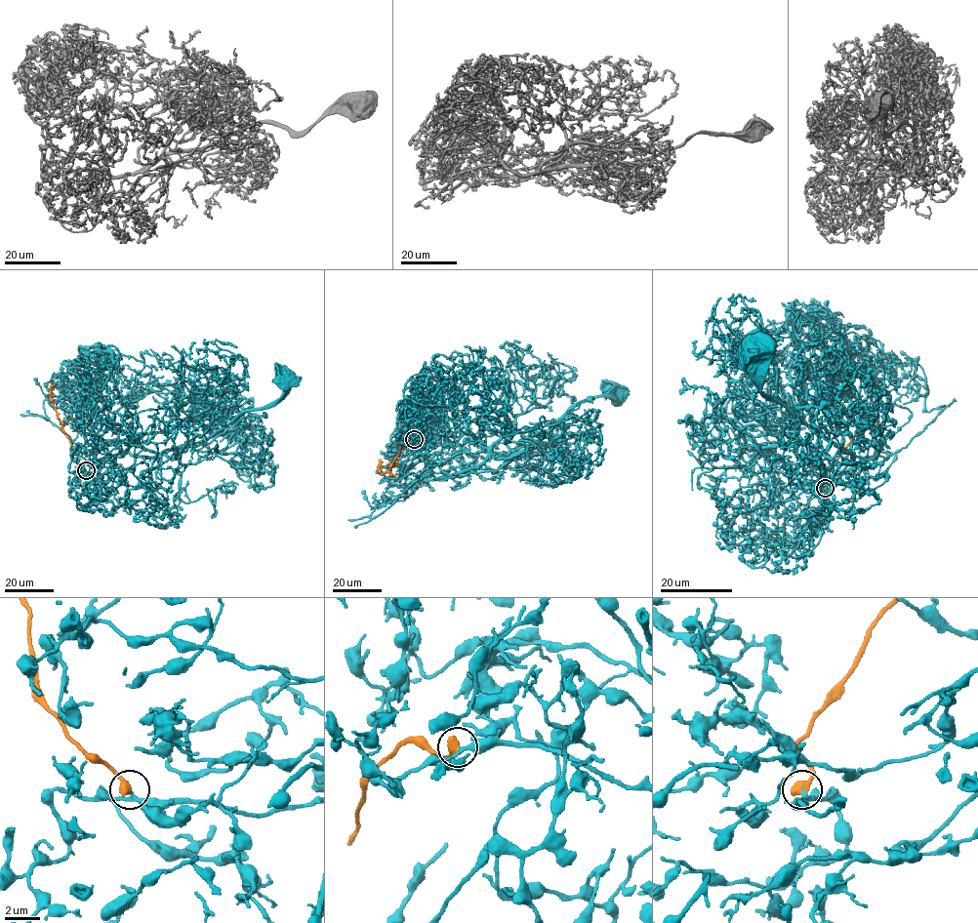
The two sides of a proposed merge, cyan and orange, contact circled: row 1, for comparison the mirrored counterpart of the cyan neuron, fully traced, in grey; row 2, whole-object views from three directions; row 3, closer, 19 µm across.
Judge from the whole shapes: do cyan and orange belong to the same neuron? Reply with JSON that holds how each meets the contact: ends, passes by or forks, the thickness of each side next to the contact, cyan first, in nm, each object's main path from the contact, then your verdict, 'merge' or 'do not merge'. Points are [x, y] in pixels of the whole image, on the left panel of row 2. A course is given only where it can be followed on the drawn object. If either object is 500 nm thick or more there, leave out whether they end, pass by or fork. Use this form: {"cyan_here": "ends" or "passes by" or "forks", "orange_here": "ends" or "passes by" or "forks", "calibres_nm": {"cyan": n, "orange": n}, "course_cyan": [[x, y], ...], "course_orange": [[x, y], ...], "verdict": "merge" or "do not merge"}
{"calibres_nm": {"cyan": 190, "orange": 600}, "course_cyan": [[86, 470], [102, 474], [122, 470], [142, 450], [160, 453], [197, 446], [250, 410], [273, 406], [291, 379]], "course_orange": [[86, 470], [73, 456], [70, 442], [61, 428], [51, 400], [50, 391], [54, 385]], "verdict": "merge"}

